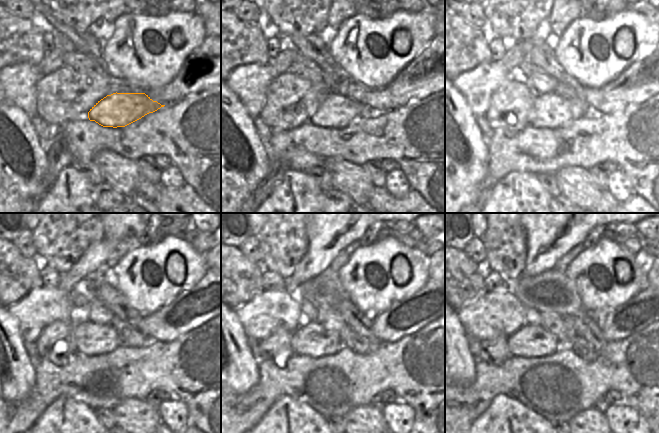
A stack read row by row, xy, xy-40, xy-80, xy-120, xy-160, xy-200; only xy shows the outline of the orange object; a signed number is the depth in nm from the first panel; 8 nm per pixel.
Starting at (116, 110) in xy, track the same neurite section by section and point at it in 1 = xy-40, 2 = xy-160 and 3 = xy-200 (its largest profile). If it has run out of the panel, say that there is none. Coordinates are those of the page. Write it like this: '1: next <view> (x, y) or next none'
1: next xy-40 (336, 111)
2: next xy-160 (311, 339)
3: next xy-200 (530, 340)

